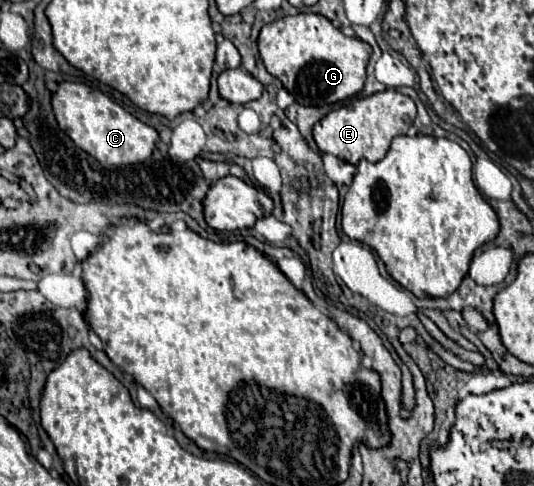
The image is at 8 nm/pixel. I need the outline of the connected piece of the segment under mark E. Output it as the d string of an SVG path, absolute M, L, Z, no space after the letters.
M386 89L370 97L352 101L336 111L330 111L320 123L314 125L314 139L322 153L330 153L356 165L360 159L378 163L390 149L390 141L398 135L406 135L416 119L416 105L410 97L396 89Z

